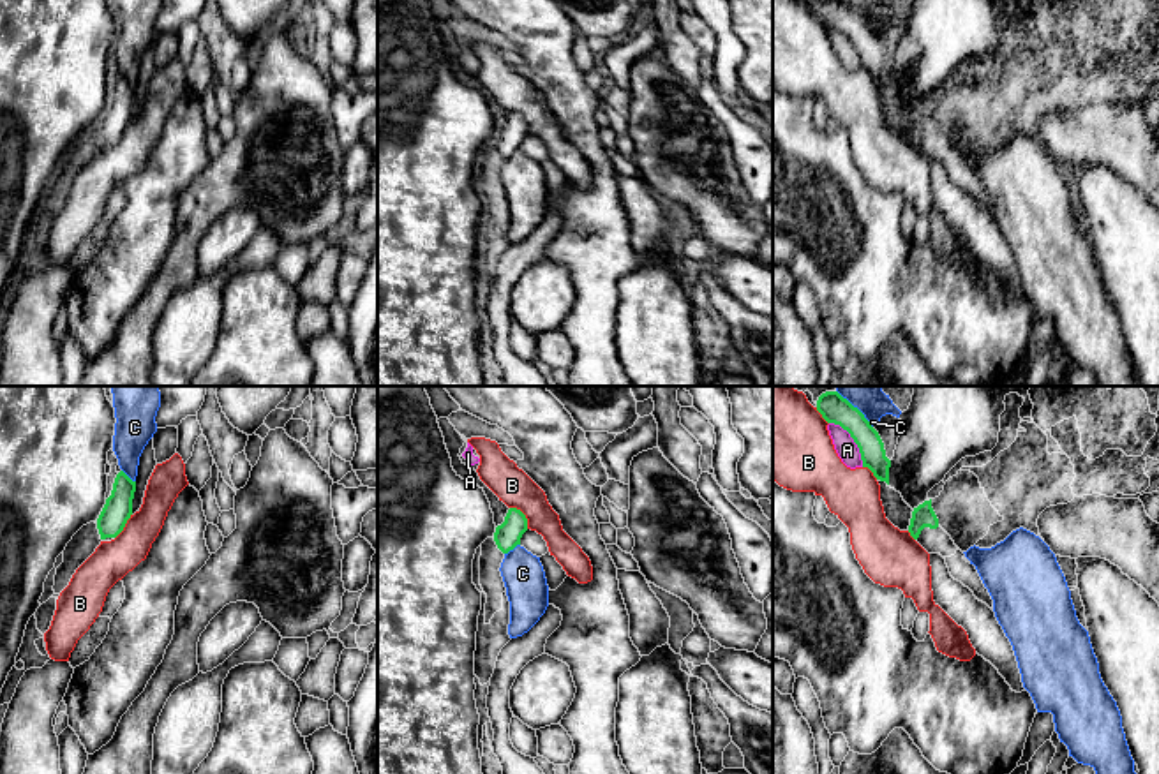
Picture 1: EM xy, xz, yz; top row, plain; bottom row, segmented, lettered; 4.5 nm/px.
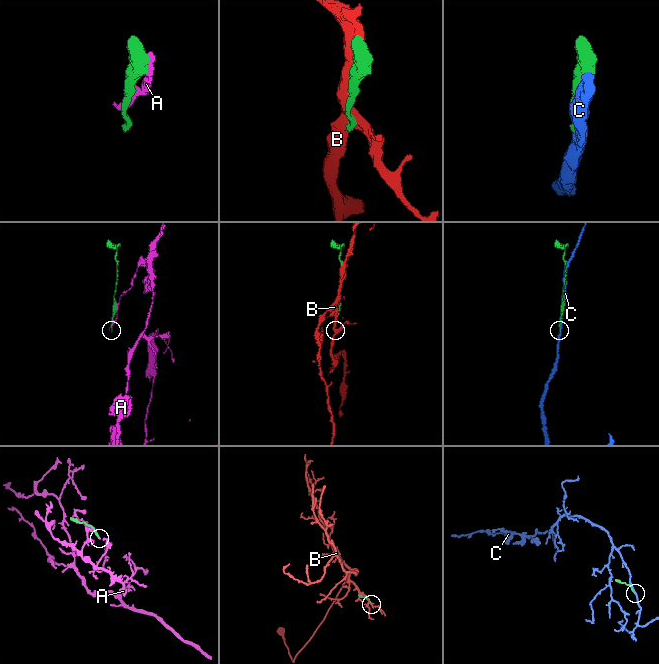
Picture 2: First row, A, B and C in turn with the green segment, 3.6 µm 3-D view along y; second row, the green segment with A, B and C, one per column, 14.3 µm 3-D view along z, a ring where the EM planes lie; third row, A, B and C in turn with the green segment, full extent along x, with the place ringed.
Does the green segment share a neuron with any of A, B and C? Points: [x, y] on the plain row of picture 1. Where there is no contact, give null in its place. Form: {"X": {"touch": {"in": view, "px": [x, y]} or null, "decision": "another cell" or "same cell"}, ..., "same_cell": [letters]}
{"A": {"touch": {"in": "yz", "px": [854, 46]}, "decision": "another cell"}, "B": {"touch": {"in": "xz", "px": [524, 120]}, "decision": "another cell"}, "C": {"touch": {"in": "xz", "px": [512, 154]}, "decision": "another cell"}, "same_cell": []}

